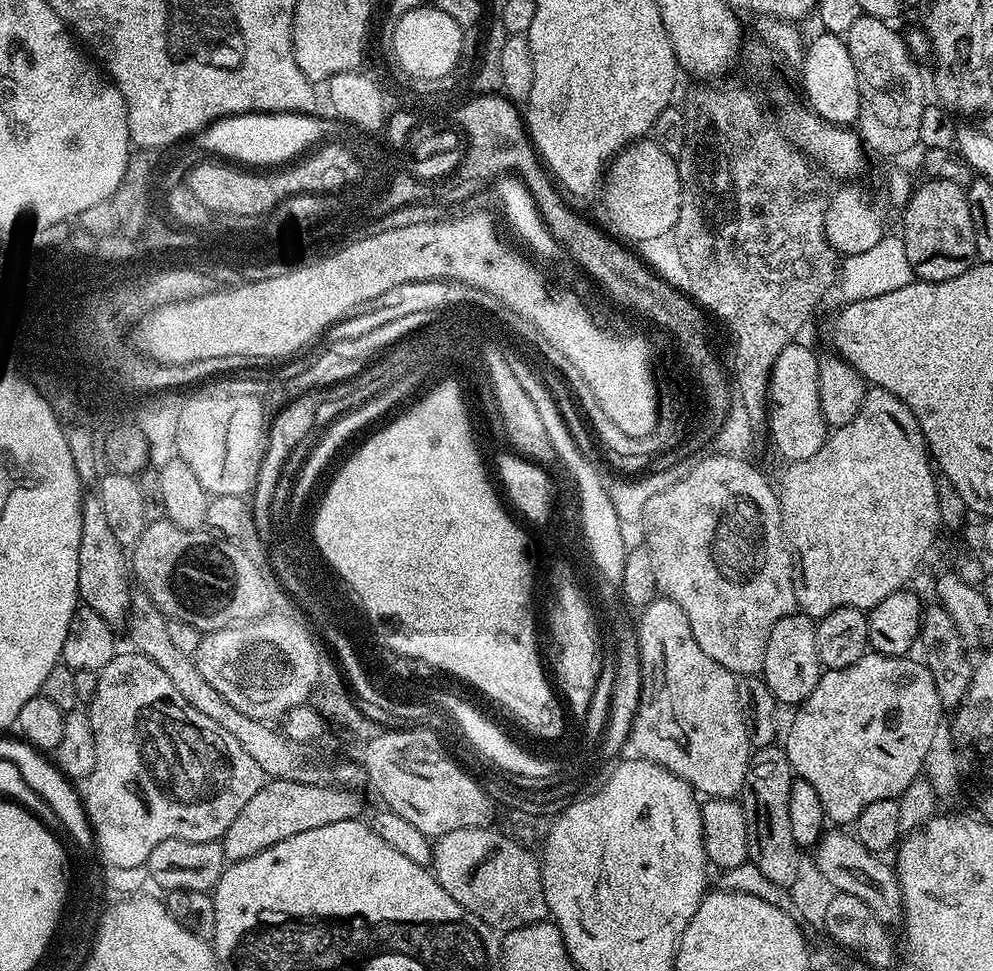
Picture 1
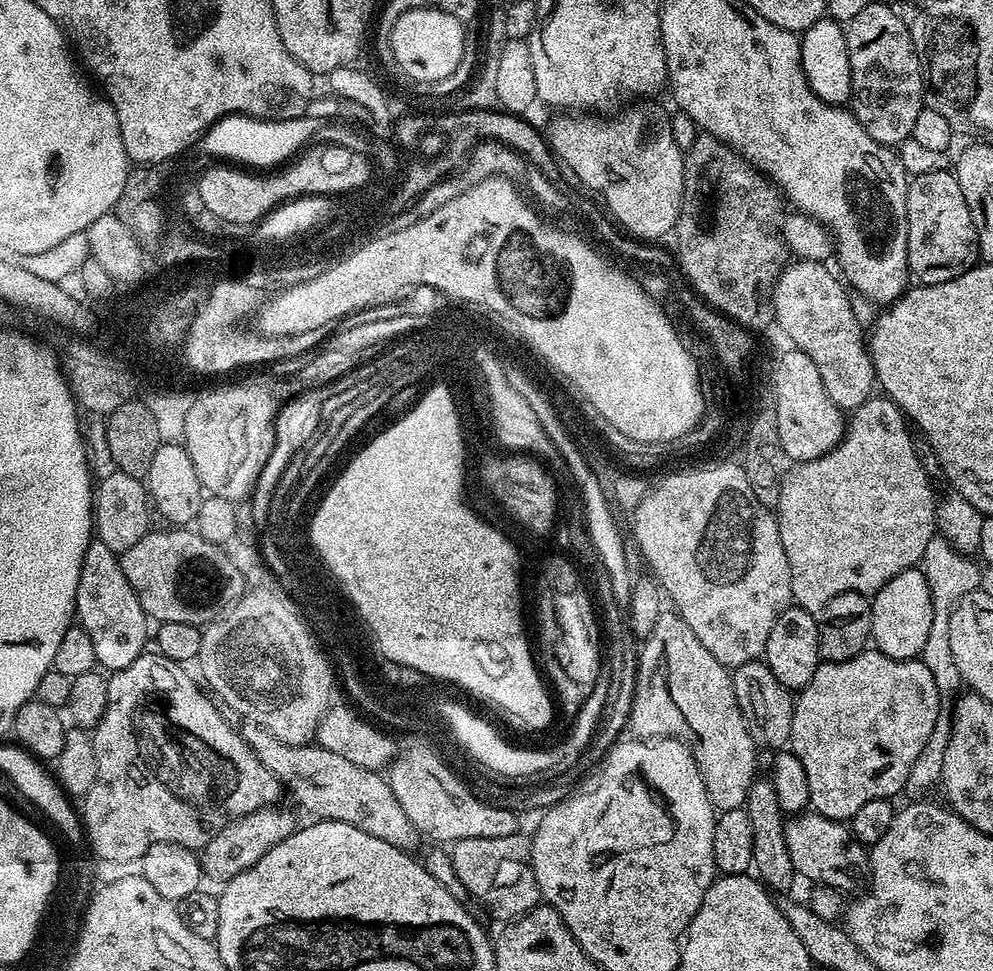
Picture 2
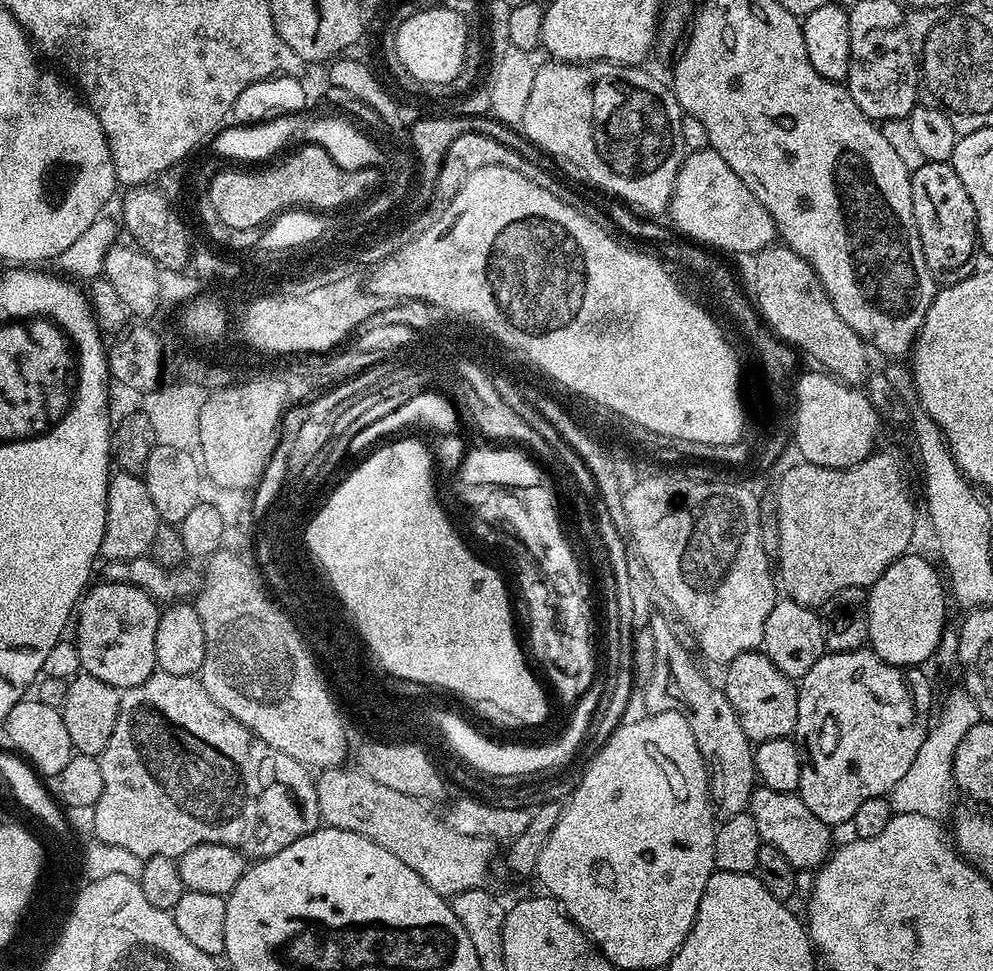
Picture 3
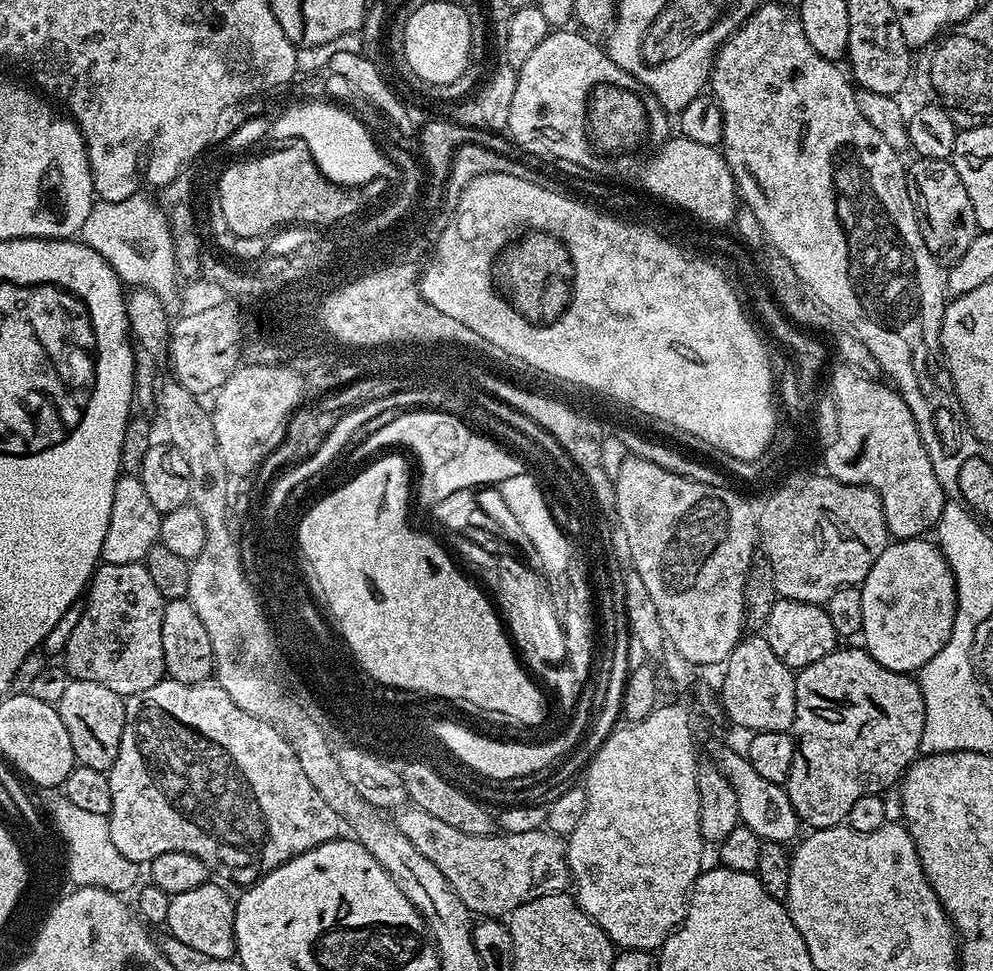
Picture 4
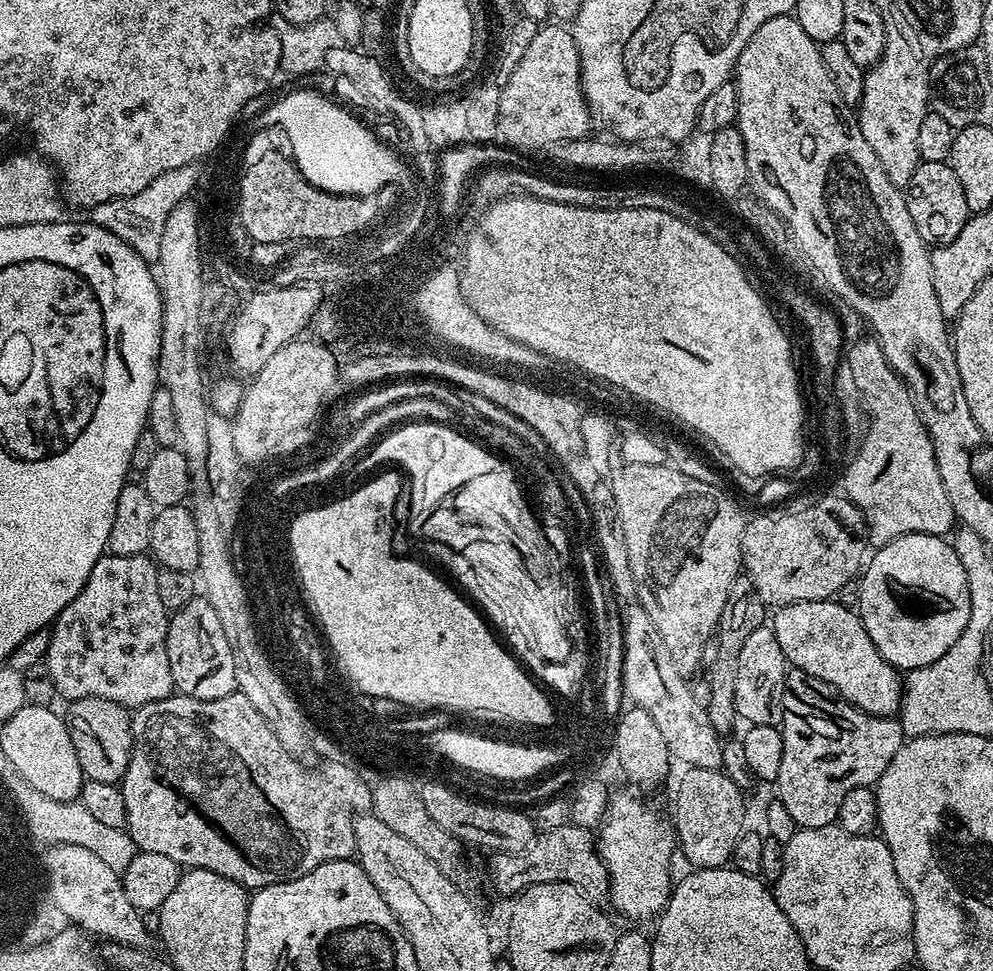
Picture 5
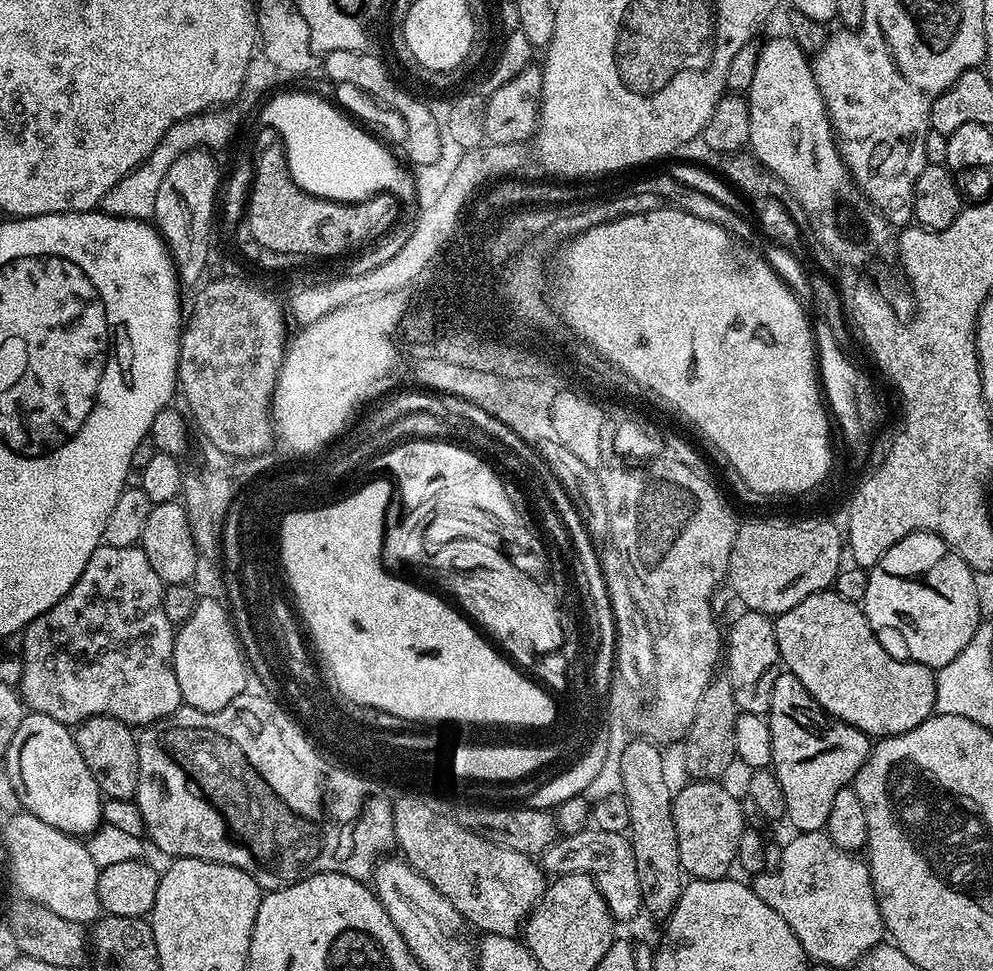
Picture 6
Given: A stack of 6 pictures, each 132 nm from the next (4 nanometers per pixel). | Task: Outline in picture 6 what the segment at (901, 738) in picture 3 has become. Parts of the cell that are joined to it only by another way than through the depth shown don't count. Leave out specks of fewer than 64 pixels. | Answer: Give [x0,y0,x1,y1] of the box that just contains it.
[766,670,874,833]

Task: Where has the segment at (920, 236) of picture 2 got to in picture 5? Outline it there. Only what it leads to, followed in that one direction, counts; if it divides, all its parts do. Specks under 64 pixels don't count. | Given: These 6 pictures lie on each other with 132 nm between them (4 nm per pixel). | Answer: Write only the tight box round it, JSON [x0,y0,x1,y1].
[906,160,970,244]

